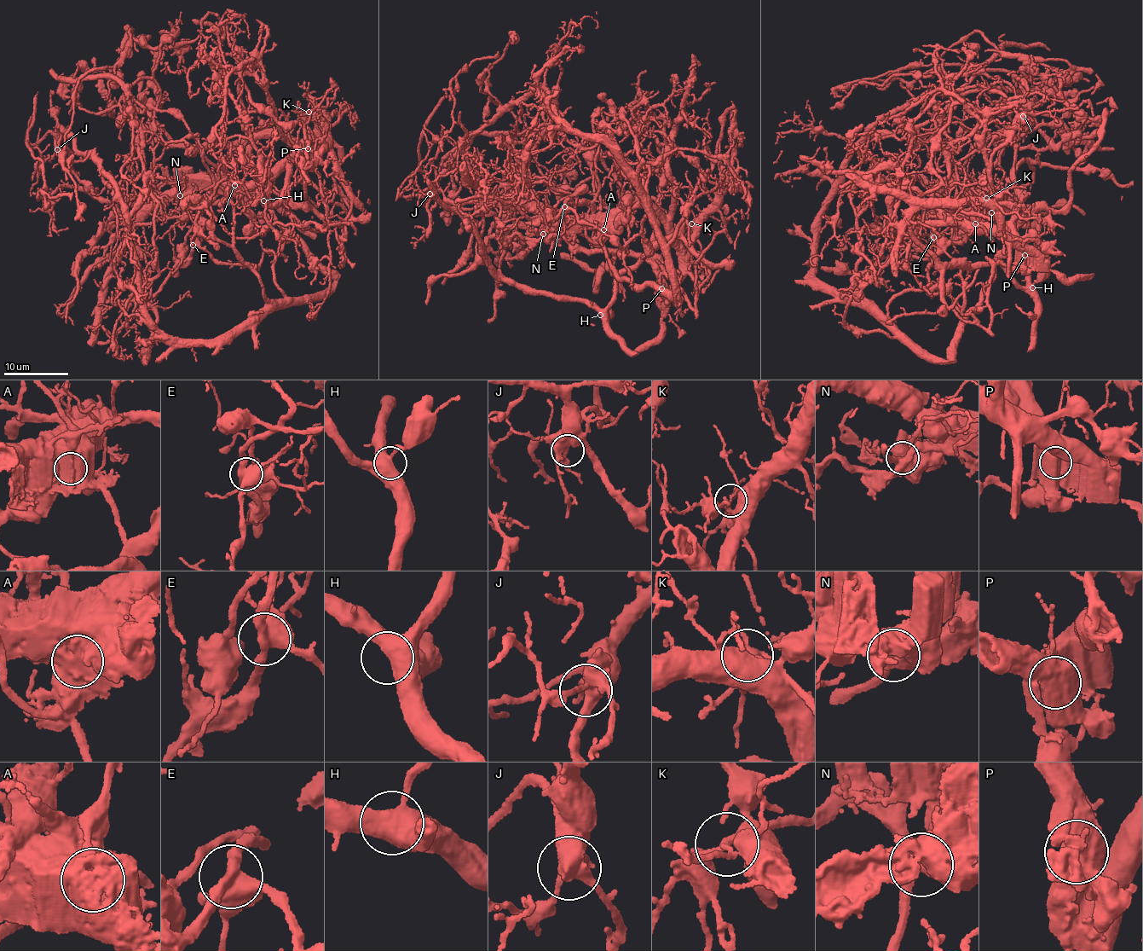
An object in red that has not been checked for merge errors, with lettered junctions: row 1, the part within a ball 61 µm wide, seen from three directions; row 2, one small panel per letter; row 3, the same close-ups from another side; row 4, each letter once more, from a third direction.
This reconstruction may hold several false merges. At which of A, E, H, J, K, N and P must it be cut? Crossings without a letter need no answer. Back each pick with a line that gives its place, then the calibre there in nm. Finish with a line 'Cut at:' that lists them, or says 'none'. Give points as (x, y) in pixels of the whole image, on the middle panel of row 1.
A: (603, 229) | 950 nm
E: (564, 206) | 500 nm
K: (691, 223) | 200 nm
P: (661, 288) | 750 nm
Cut at: A, E, K, P

